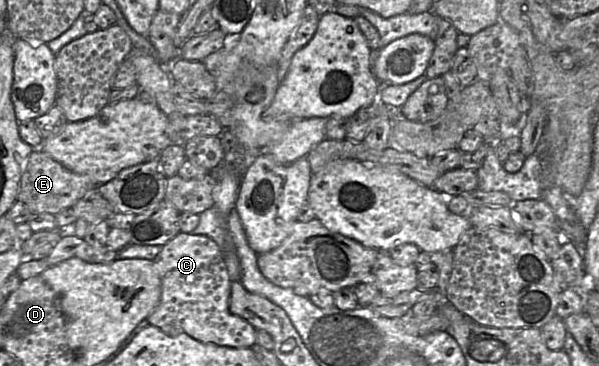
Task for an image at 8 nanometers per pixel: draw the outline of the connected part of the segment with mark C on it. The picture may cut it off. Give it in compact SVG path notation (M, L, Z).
M179 232L162 246L154 260L161 280L161 299L156 308L147 317L148 323L170 334L186 334L206 344L236 349L250 349L256 343L256 330L241 317L229 310L231 279L227 270L222 249L214 240L205 235Z

